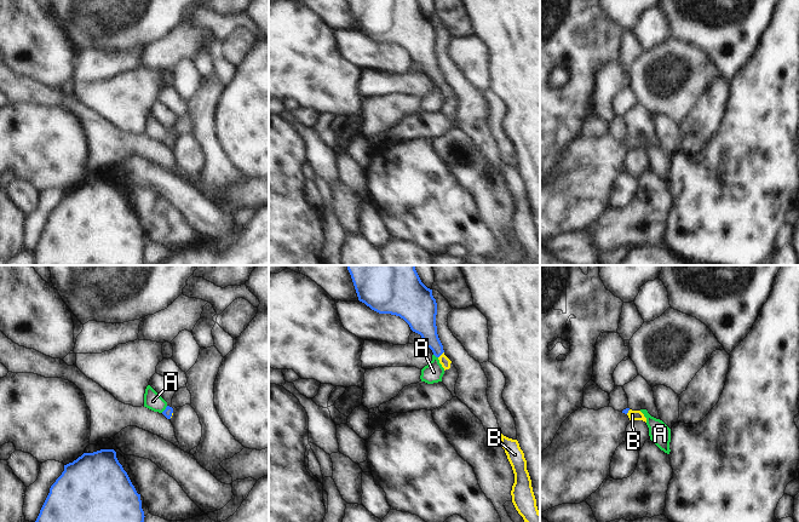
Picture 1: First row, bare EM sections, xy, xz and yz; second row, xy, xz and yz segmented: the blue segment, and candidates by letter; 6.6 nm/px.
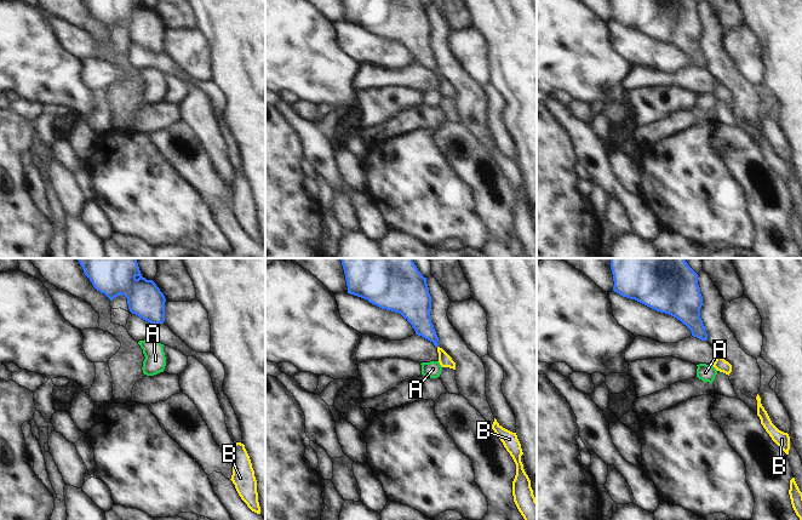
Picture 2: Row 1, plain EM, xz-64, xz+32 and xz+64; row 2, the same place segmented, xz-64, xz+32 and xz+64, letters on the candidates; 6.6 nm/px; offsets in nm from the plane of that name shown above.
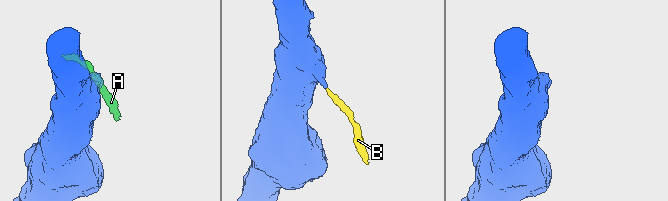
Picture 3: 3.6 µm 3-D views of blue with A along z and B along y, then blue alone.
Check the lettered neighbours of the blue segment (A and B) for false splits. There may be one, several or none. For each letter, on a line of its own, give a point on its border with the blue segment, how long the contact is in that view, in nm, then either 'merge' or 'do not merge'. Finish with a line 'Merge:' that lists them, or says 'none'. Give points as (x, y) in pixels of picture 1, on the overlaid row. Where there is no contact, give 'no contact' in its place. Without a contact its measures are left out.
A: contact xy (165, 409); length 60 nm; do not merge
B: contact xz (441, 354); length 60 nm; merge
Merge: B

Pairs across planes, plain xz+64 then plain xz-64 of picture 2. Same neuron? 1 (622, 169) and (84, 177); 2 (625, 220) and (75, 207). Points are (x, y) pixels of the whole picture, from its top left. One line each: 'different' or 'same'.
1: different
2: same

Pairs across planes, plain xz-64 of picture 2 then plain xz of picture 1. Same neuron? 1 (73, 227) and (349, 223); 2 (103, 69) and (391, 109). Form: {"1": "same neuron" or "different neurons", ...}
{"1": "different neurons", "2": "different neurons"}

